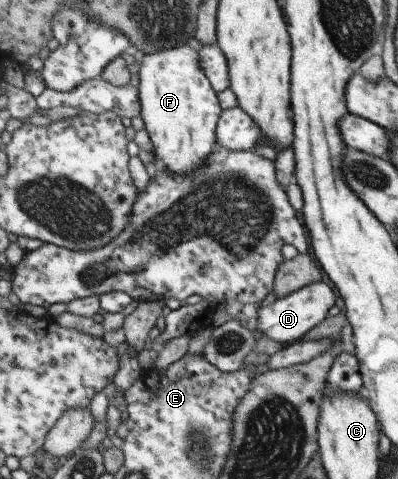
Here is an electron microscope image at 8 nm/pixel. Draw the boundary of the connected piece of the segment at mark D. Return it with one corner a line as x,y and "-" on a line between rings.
326,282
312,283
285,298
277,299
274,303
257,308
258,320
256,331
268,339
283,346
290,346
305,338
310,330
319,326
329,317
330,310
341,301
334,296
334,290

